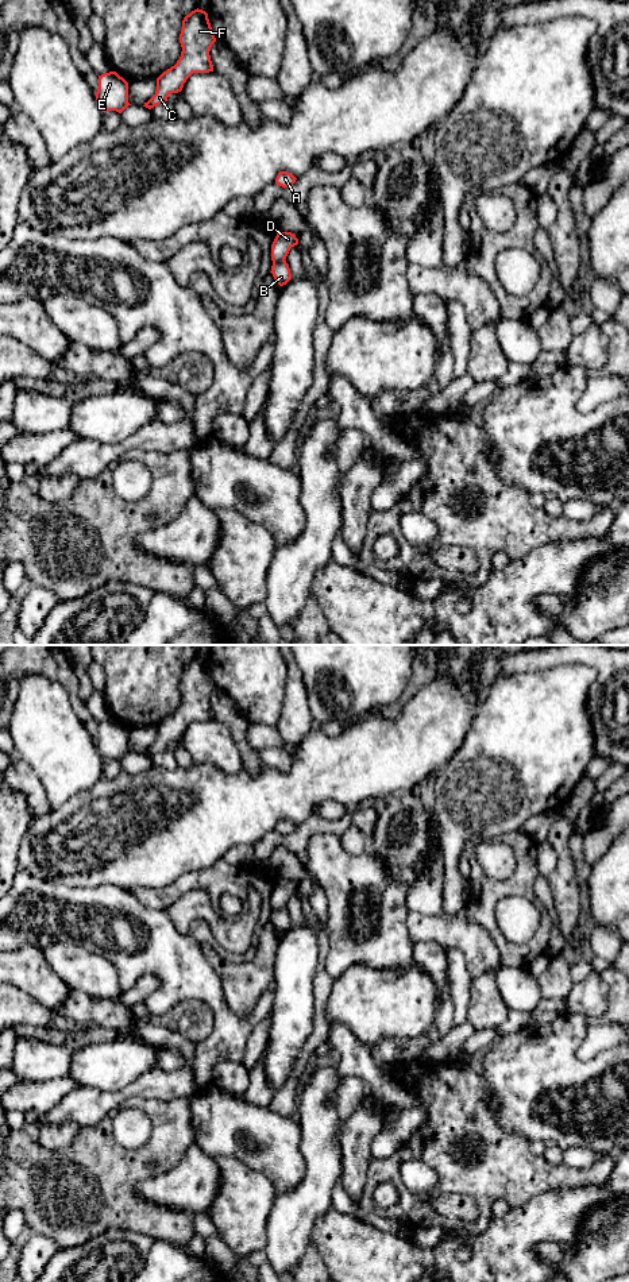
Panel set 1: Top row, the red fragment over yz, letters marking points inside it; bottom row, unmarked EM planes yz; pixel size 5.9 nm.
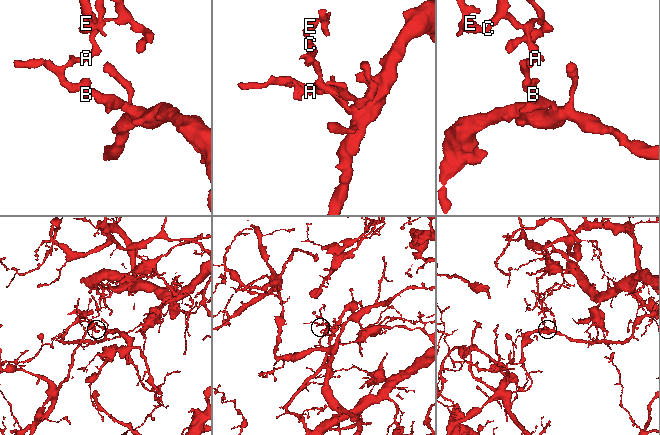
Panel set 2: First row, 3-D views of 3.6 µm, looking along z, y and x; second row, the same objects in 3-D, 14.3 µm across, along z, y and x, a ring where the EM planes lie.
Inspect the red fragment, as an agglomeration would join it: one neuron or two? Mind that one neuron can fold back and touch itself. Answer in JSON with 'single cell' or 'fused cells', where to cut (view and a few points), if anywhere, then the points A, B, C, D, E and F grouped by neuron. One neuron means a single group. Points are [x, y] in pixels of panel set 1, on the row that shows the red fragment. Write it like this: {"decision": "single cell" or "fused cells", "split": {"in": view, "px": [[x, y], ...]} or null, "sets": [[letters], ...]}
{"decision": "fused cells", "split": {"in": "yz", "px": [[284, 259], [273, 263]]}, "sets": [["A", "C", "D", "E", "F"], ["B"]]}

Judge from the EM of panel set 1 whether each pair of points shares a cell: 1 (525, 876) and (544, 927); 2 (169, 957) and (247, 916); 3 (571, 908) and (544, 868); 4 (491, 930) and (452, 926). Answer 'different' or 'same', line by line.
1: same
2: different
3: different
4: different

